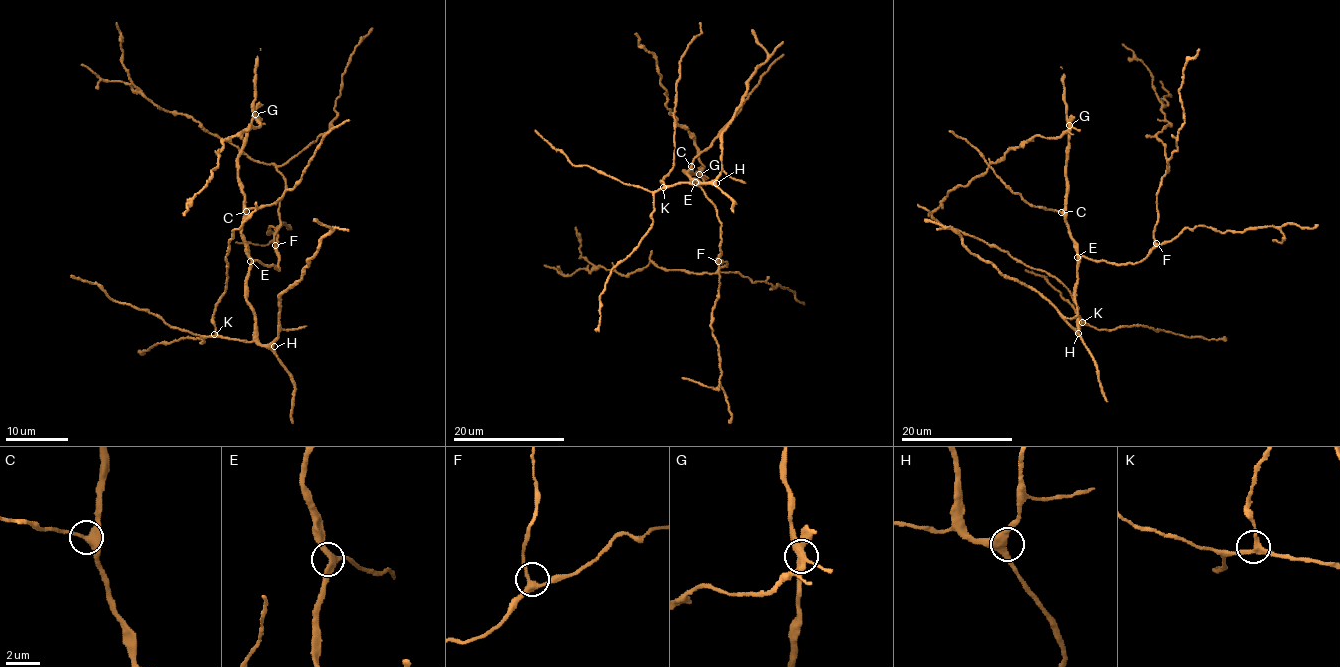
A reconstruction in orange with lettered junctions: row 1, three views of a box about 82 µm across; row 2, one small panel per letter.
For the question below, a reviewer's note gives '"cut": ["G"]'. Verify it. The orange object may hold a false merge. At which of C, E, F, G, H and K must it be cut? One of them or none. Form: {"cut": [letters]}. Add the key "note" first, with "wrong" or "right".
{"note": "right", "cut": ["G"]}

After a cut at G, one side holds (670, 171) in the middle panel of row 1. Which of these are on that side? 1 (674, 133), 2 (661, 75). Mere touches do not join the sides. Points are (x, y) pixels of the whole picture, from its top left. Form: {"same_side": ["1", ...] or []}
{"same_side": ["1"]}

